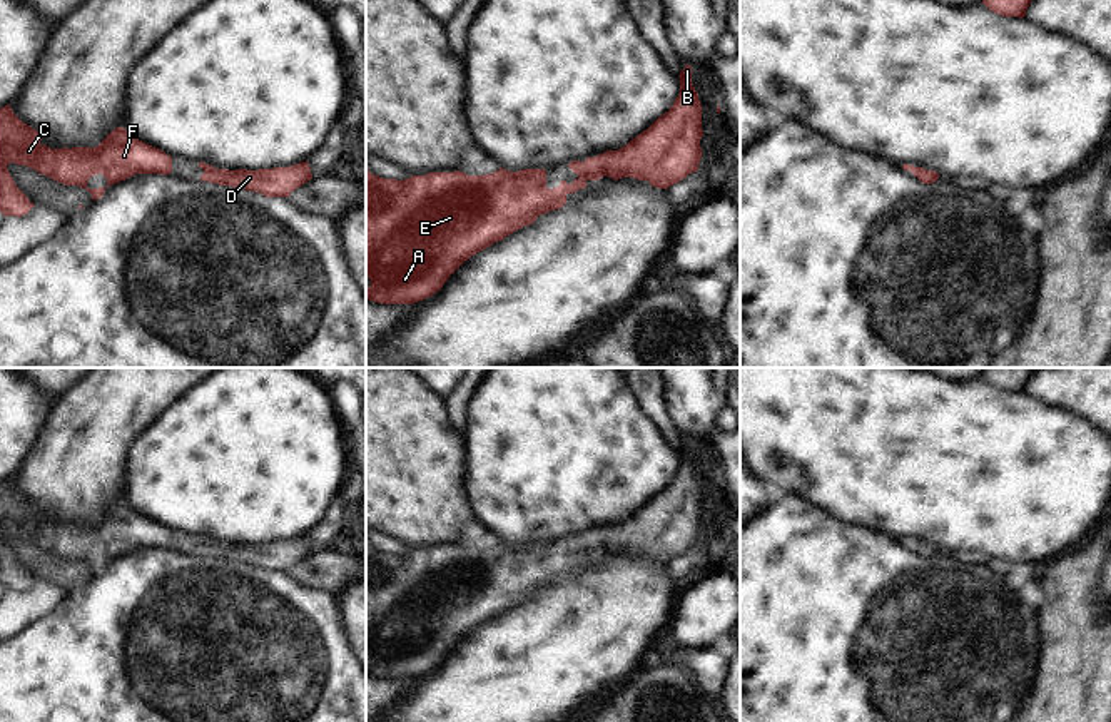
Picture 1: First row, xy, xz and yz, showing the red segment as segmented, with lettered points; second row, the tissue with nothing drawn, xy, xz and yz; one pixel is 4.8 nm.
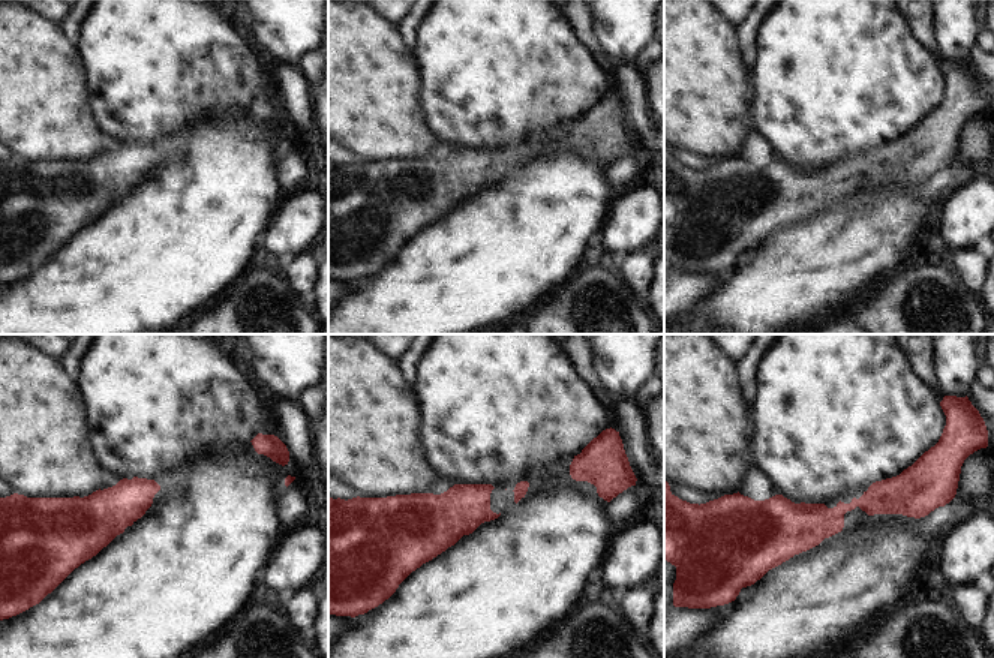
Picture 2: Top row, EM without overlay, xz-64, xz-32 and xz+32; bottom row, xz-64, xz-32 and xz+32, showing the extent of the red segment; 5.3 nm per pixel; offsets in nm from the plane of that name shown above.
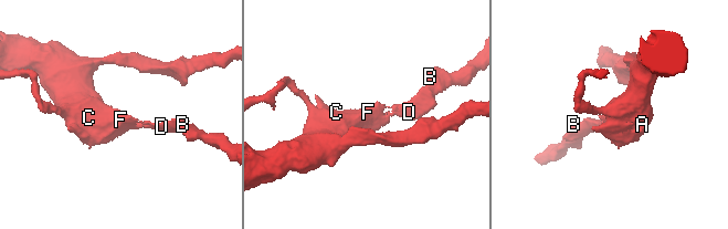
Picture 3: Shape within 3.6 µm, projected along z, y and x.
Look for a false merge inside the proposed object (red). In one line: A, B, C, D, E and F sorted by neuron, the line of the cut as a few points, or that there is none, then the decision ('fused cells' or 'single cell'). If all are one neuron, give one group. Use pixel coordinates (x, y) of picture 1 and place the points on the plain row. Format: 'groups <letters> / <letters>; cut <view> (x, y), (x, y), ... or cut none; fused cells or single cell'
groups A B C D E F; cut none; single cell

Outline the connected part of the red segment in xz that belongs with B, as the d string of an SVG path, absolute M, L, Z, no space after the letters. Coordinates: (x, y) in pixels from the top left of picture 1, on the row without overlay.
M690 440L678 453L680 468L668 486L621 523L570 536L568 542L578 550L571 558L561 555L548 563L545 543L510 547L500 542L484 550L429 547L404 555L383 553L366 543L366 652L371 653L366 672L381 679L414 679L433 670L464 635L533 598L538 590L561 583L566 570L585 563L588 553L633 552L668 563L697 547L702 533L702 478Z

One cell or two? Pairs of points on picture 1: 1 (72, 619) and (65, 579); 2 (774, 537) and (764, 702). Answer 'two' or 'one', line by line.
1: two
2: one

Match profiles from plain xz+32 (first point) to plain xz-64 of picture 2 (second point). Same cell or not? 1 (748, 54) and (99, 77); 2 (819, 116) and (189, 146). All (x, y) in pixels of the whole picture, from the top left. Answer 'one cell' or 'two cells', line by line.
1: two cells
2: two cells

